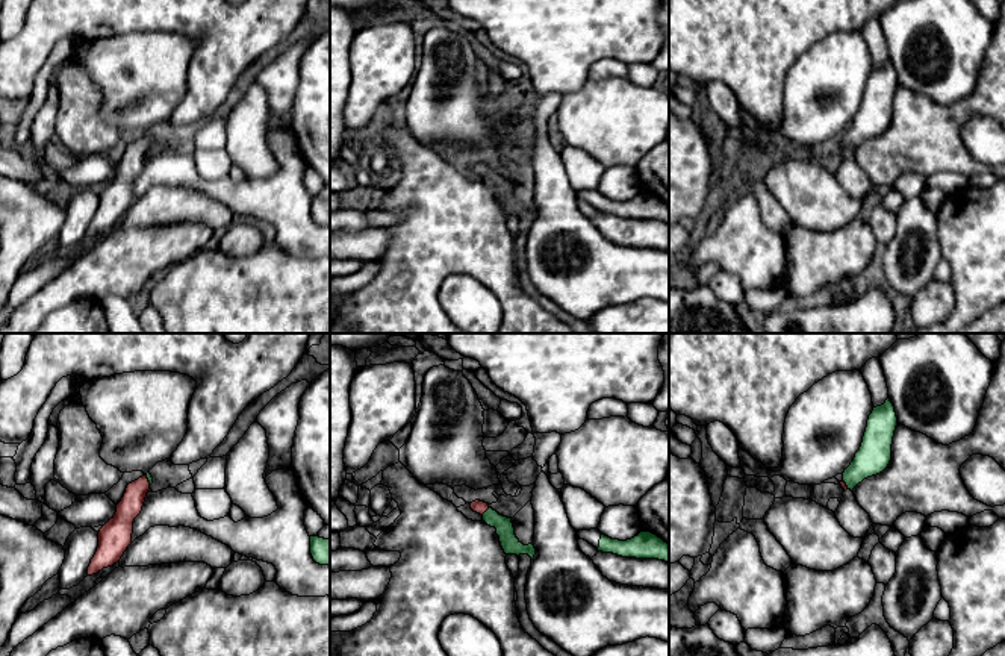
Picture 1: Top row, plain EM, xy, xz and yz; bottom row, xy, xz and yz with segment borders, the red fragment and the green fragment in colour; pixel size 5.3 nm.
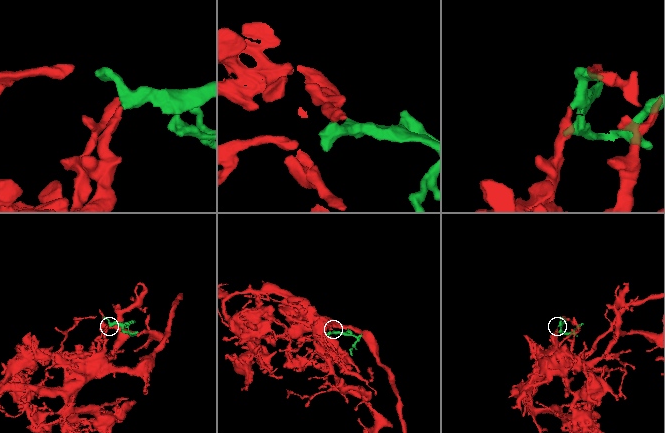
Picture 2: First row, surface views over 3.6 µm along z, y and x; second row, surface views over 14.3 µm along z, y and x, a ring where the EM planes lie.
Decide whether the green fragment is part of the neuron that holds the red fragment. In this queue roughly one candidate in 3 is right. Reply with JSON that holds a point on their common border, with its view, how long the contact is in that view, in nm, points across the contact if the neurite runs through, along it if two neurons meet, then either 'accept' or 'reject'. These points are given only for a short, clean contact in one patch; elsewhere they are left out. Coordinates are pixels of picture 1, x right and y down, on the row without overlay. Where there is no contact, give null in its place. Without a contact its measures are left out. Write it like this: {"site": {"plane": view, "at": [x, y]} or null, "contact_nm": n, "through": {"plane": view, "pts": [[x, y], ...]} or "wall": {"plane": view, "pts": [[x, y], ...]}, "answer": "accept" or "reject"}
{"site": {"plane": "xz", "at": [485, 171]}, "contact_nm": 60, "through": {"plane": "xz", "pts": [[477, 167], [485, 171], [506, 193], [510, 205]]}, "answer": "accept"}

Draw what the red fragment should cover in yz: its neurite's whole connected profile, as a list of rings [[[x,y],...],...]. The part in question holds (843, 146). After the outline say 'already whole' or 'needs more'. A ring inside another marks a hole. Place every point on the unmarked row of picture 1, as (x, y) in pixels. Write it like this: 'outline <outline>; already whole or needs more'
outline [[[890,59],[873,68],[867,80],[860,111],[843,133],[842,148],[854,150],[864,139],[882,133],[891,121],[891,105],[898,77]]]; needs more

